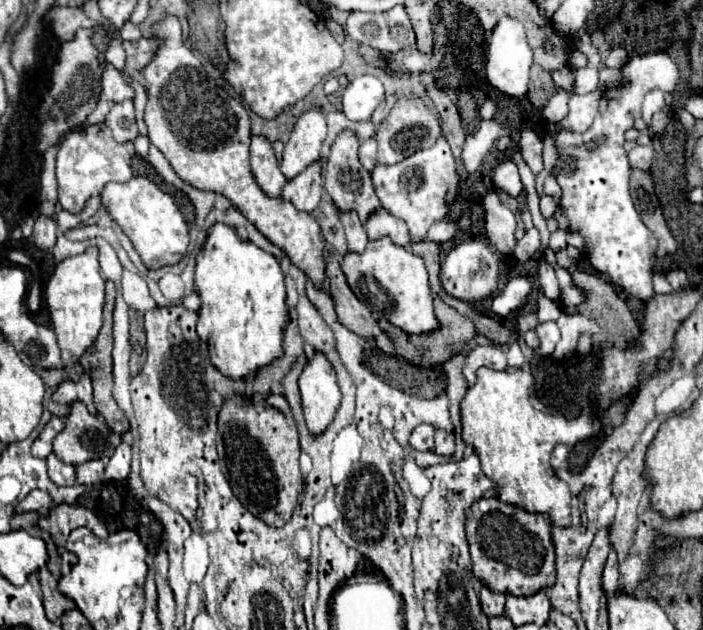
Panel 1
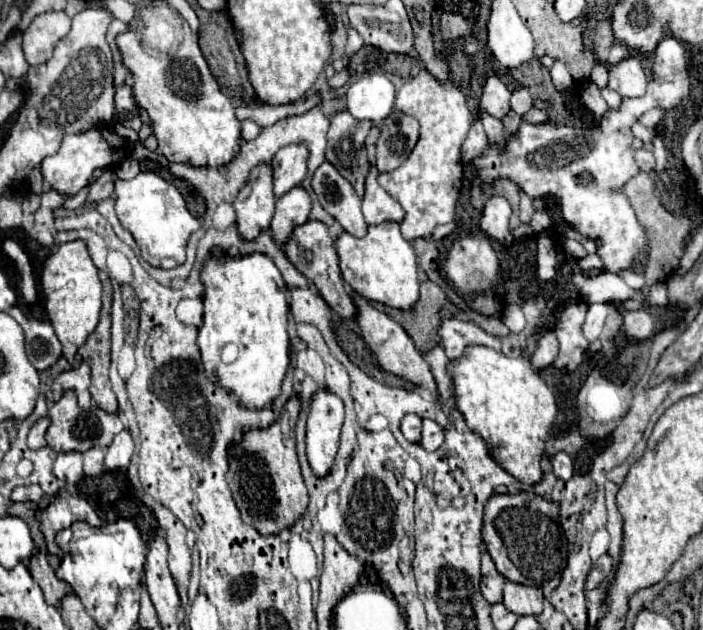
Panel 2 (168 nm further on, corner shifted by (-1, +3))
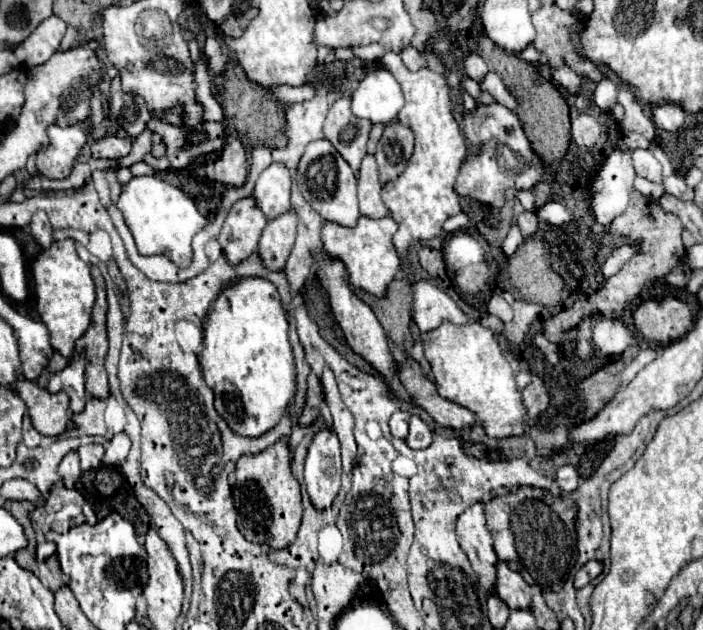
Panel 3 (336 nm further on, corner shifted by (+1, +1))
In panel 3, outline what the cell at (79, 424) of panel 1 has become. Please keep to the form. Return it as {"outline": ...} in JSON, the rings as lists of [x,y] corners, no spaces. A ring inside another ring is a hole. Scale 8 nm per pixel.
{"outline":[[[20,375],[14,381],[14,391],[18,397],[26,403],[32,425],[38,433],[56,437],[66,431],[68,427],[68,395],[64,391],[60,393],[48,393],[46,389],[38,387],[34,381],[28,381],[24,375]]]}

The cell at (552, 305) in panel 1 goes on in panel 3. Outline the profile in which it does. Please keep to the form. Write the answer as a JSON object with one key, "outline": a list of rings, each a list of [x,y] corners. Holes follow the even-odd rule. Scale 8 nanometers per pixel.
{"outline":[[[551,201],[544,205],[542,209],[538,209],[536,215],[538,215],[540,221],[548,221],[552,225],[557,225],[557,227],[562,227],[571,221],[571,214],[568,210],[555,201]]]}

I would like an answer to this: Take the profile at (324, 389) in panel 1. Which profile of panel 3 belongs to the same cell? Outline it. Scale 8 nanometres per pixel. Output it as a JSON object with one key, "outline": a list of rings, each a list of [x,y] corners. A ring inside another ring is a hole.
{"outline":[[[320,429],[306,457],[306,491],[318,511],[330,509],[340,491],[340,441],[330,429]]]}

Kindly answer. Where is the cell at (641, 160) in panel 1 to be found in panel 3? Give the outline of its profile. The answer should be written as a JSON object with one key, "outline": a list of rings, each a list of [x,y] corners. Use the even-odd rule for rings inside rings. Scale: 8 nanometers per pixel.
{"outline":[[[636,149],[632,153],[632,159],[634,159],[634,169],[638,175],[642,175],[650,181],[656,181],[656,183],[664,183],[662,165],[658,163],[658,159],[648,149]]]}

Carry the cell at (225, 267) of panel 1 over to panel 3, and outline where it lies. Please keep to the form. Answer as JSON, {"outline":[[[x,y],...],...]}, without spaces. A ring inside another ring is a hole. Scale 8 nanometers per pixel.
{"outline":[[[250,277],[220,293],[204,323],[200,367],[204,381],[214,391],[218,415],[236,435],[262,437],[278,425],[296,395],[296,365],[288,341],[288,321],[272,283]]]}

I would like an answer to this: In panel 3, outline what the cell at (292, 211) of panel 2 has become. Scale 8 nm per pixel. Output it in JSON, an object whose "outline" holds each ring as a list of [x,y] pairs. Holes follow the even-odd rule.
{"outline":[[[292,211],[276,217],[264,227],[258,243],[258,255],[264,261],[266,269],[270,271],[284,269],[294,237],[296,237],[296,215],[292,215]]]}

